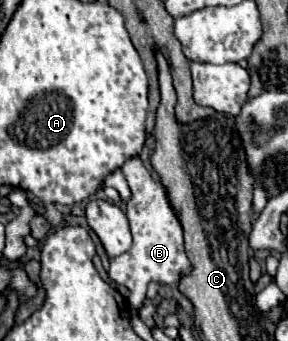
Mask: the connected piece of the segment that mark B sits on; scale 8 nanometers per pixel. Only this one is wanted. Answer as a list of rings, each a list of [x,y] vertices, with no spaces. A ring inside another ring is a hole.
[[[130,158],[122,166],[122,174],[130,186],[130,200],[126,202],[126,216],[130,220],[132,230],[132,248],[116,258],[110,260],[108,276],[116,284],[122,284],[130,290],[130,306],[138,310],[142,302],[146,300],[146,286],[148,282],[160,282],[160,284],[178,284],[182,276],[192,272],[192,264],[184,250],[184,232],[182,224],[176,216],[176,210],[172,208],[172,202],[168,198],[168,190],[160,180],[154,180],[148,168],[144,166],[142,158]]]

